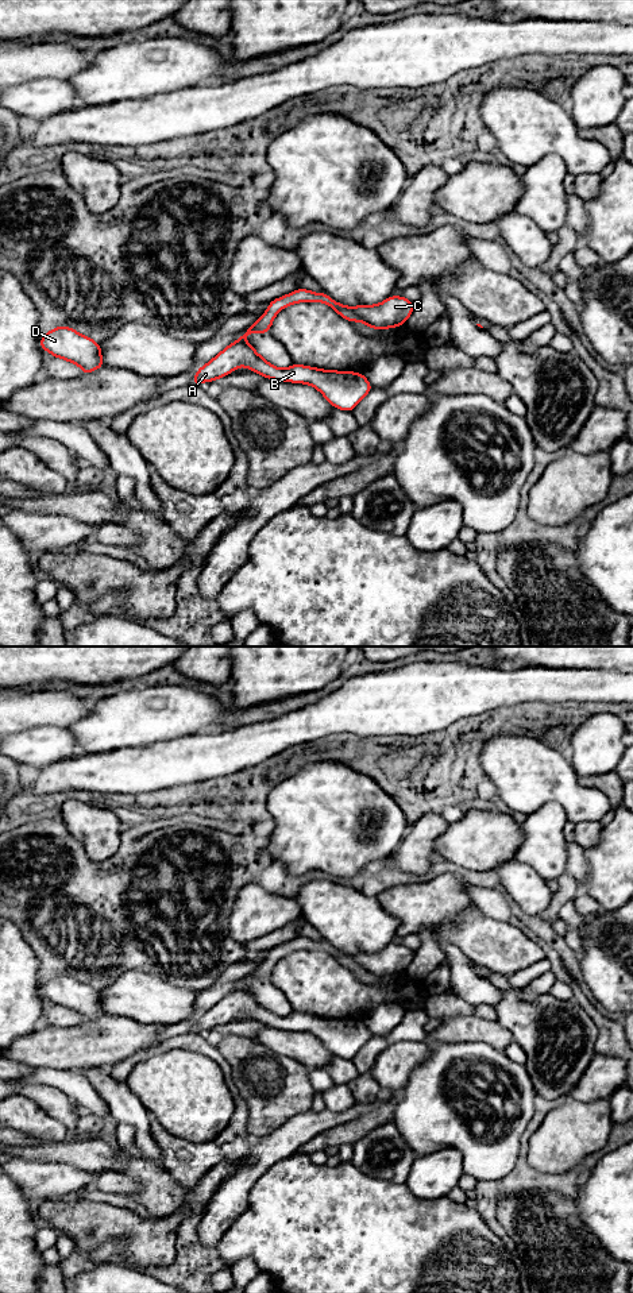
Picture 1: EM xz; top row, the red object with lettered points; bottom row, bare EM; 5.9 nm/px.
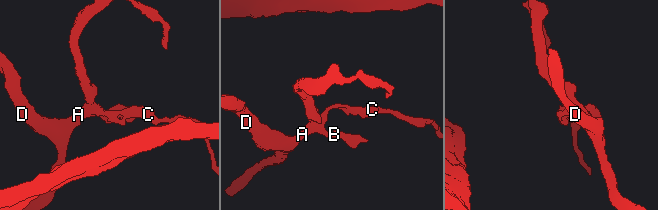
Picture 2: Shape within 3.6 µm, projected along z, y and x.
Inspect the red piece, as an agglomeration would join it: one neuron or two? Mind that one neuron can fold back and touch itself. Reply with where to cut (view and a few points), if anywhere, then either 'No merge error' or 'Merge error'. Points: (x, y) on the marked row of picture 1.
Split along xz (350, 308), (371, 325), (385, 325), (388, 328). Merge error

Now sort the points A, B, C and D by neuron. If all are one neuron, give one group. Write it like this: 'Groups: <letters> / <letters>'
Groups: A B D / C

